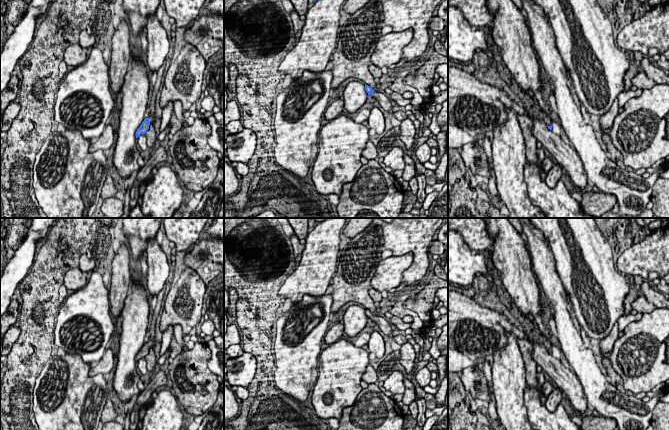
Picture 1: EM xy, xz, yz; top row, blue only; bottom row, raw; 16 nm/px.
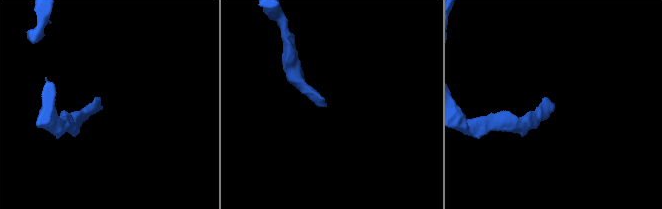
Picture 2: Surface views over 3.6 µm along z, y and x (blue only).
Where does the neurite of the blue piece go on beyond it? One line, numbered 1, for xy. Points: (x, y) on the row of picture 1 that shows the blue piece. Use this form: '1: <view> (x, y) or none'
1: xy (151, 118)

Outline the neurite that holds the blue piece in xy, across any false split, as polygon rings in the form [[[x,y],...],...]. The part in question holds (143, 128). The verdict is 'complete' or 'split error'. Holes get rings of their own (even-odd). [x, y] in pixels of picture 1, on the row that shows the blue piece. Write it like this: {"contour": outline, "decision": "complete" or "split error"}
{"contour": [[[153,114],[149,118],[145,118],[140,127],[136,131],[136,138],[138,138],[141,134],[145,134],[149,129],[149,125],[153,124],[155,121],[155,117]]], "decision": "split error"}

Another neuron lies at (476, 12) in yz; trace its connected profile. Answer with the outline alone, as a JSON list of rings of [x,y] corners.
[[[448,0],[448,6],[458,7],[471,27],[481,28],[494,21],[486,0]]]

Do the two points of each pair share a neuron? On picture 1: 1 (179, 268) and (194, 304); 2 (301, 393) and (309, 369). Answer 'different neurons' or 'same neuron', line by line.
1: same neuron
2: same neuron

